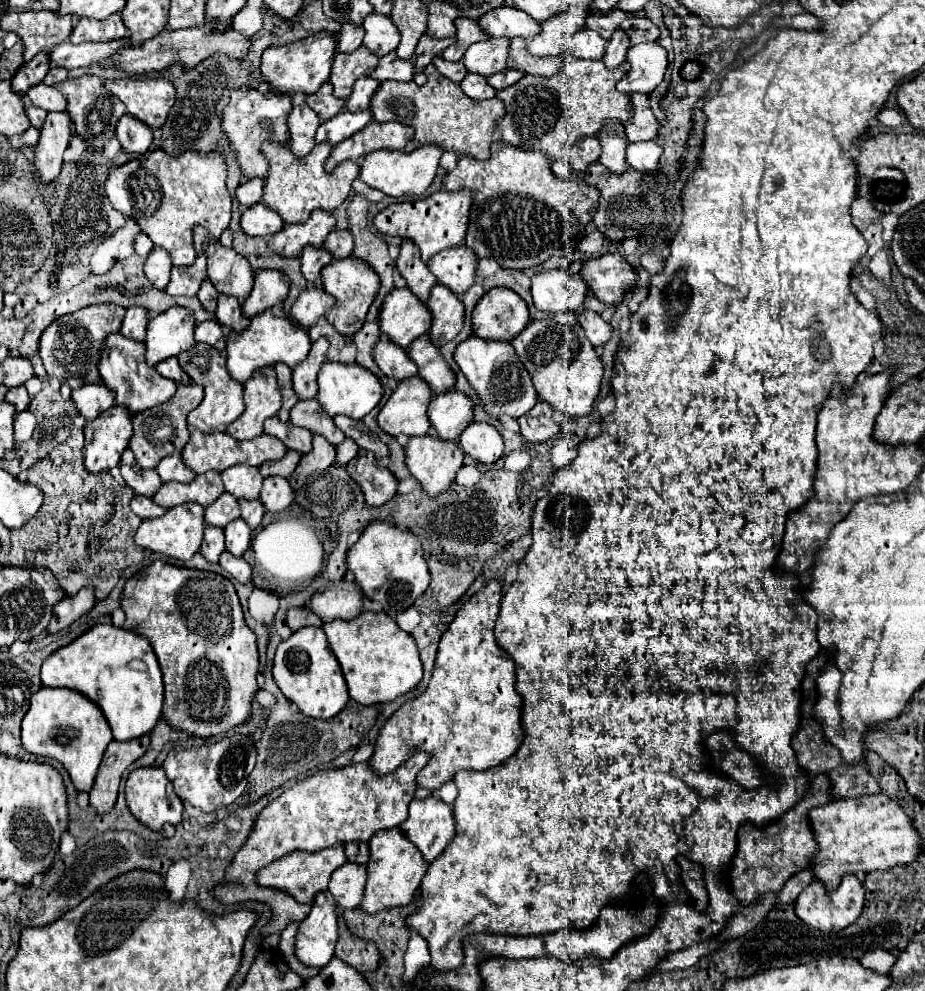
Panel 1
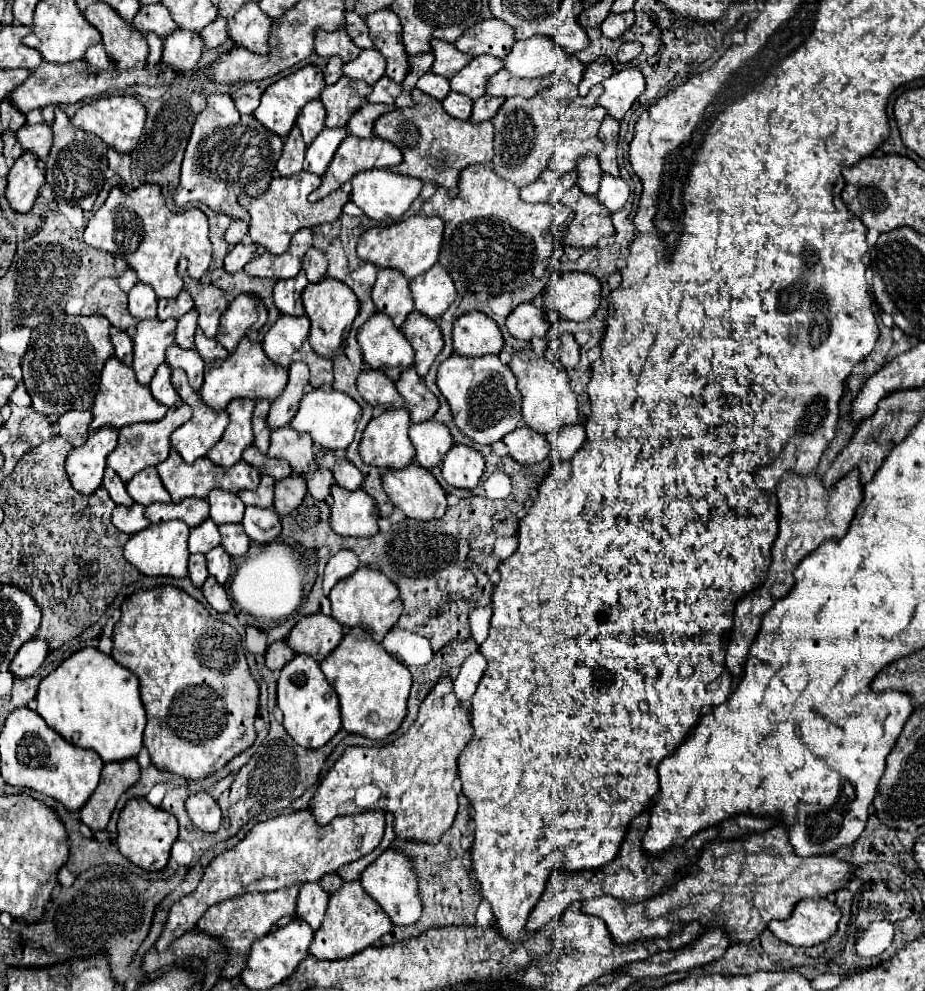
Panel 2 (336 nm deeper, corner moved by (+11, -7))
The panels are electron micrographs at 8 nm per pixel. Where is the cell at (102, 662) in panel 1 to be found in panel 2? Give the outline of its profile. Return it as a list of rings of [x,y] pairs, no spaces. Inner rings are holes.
[[[85,647],[65,659],[55,671],[51,671],[41,683],[37,691],[37,713],[43,721],[63,735],[69,743],[93,749],[99,753],[103,763],[123,761],[137,757],[143,747],[143,729],[145,729],[145,709],[139,697],[139,679],[129,669],[121,667],[111,655],[95,649]]]

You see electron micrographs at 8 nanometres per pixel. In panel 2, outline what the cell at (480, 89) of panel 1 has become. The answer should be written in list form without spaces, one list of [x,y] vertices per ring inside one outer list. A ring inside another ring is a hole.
[[[451,91],[451,93],[443,99],[443,107],[445,107],[445,111],[447,111],[451,117],[455,117],[455,119],[469,119],[471,109],[473,109],[473,101],[471,101],[467,95],[463,95],[463,93]]]

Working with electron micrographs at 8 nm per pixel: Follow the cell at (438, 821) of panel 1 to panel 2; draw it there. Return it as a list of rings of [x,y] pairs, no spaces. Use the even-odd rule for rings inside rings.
[[[385,849],[361,875],[363,889],[383,907],[391,917],[393,925],[411,925],[421,917],[421,895],[419,895],[419,877],[415,871],[413,859],[397,849]]]

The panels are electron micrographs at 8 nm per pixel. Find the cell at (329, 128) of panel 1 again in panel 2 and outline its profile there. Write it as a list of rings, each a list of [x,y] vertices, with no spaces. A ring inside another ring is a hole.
[[[339,127],[339,129],[323,129],[317,139],[307,147],[305,153],[305,161],[303,161],[303,169],[315,175],[323,175],[329,161],[333,159],[333,153],[337,151],[337,147],[341,145],[341,141],[347,137],[347,129]]]

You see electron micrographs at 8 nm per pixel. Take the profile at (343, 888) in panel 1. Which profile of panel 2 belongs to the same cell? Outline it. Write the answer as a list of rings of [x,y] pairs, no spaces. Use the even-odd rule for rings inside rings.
[[[305,883],[299,889],[295,915],[307,921],[313,929],[319,929],[327,911],[327,903],[329,903],[329,893],[319,883]]]

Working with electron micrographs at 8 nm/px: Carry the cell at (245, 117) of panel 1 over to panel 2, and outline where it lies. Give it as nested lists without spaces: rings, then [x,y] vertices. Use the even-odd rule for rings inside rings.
[[[229,95],[207,97],[207,107],[197,115],[191,139],[181,165],[181,183],[175,191],[175,203],[183,207],[189,201],[201,201],[217,213],[225,213],[231,219],[225,231],[225,241],[233,247],[247,235],[249,213],[237,203],[239,193],[261,195],[271,183],[271,171],[281,155],[283,139],[265,129],[255,115],[241,115]]]

